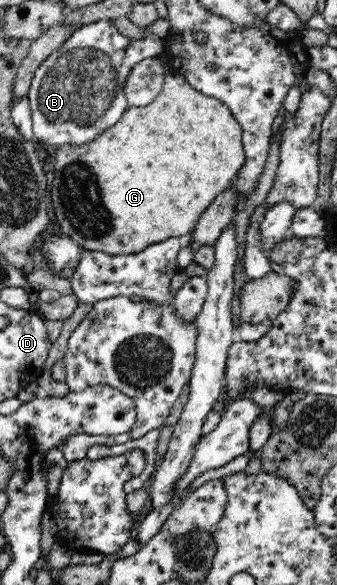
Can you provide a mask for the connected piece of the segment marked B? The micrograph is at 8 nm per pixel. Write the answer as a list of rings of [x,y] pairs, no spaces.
[[[106,22],[86,24],[75,29],[72,35],[36,68],[31,81],[27,97],[37,145],[51,147],[54,151],[66,144],[81,146],[94,141],[102,132],[118,123],[130,107],[126,99],[125,83],[132,68],[143,59],[160,55],[163,46],[164,40],[160,38],[128,38],[122,35],[117,27]]]

